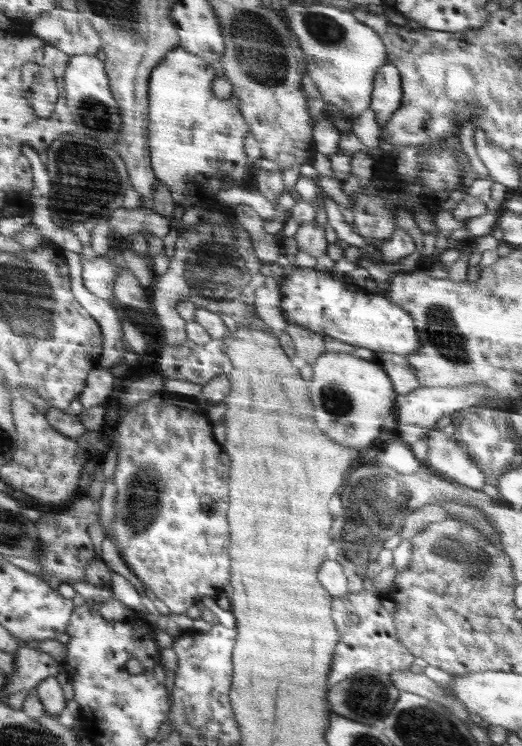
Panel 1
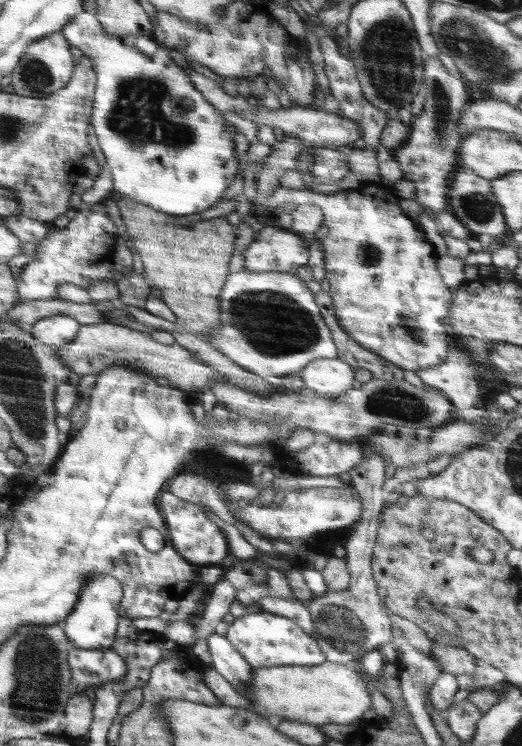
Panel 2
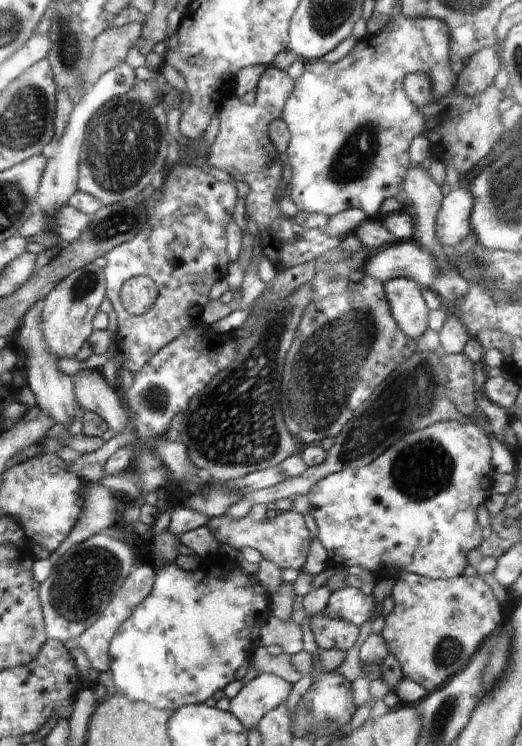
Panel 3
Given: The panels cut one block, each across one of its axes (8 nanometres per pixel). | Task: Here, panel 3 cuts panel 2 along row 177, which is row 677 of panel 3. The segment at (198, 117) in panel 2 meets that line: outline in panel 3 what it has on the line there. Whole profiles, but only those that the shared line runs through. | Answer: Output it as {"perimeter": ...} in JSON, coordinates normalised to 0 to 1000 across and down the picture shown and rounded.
{"perimeter":[[[421,740],[404,741],[389,747],[387,755],[377,764],[351,764],[335,755],[310,755],[297,760],[297,777],[293,782],[291,792],[282,802],[272,804],[270,810],[261,812],[261,816],[226,839],[218,854],[209,865],[209,885],[211,897],[218,908],[218,918],[224,925],[234,925],[241,930],[241,936],[249,936],[253,941],[276,941],[295,946],[299,950],[337,953],[337,949],[354,945],[379,945],[393,942],[395,938],[404,936],[420,925],[429,922],[450,912],[452,899],[477,883],[492,869],[496,859],[498,842],[502,834],[515,826],[523,824],[519,814],[517,796],[502,788],[492,780],[489,771],[475,771],[464,767],[458,757],[448,751],[423,743]]]}

